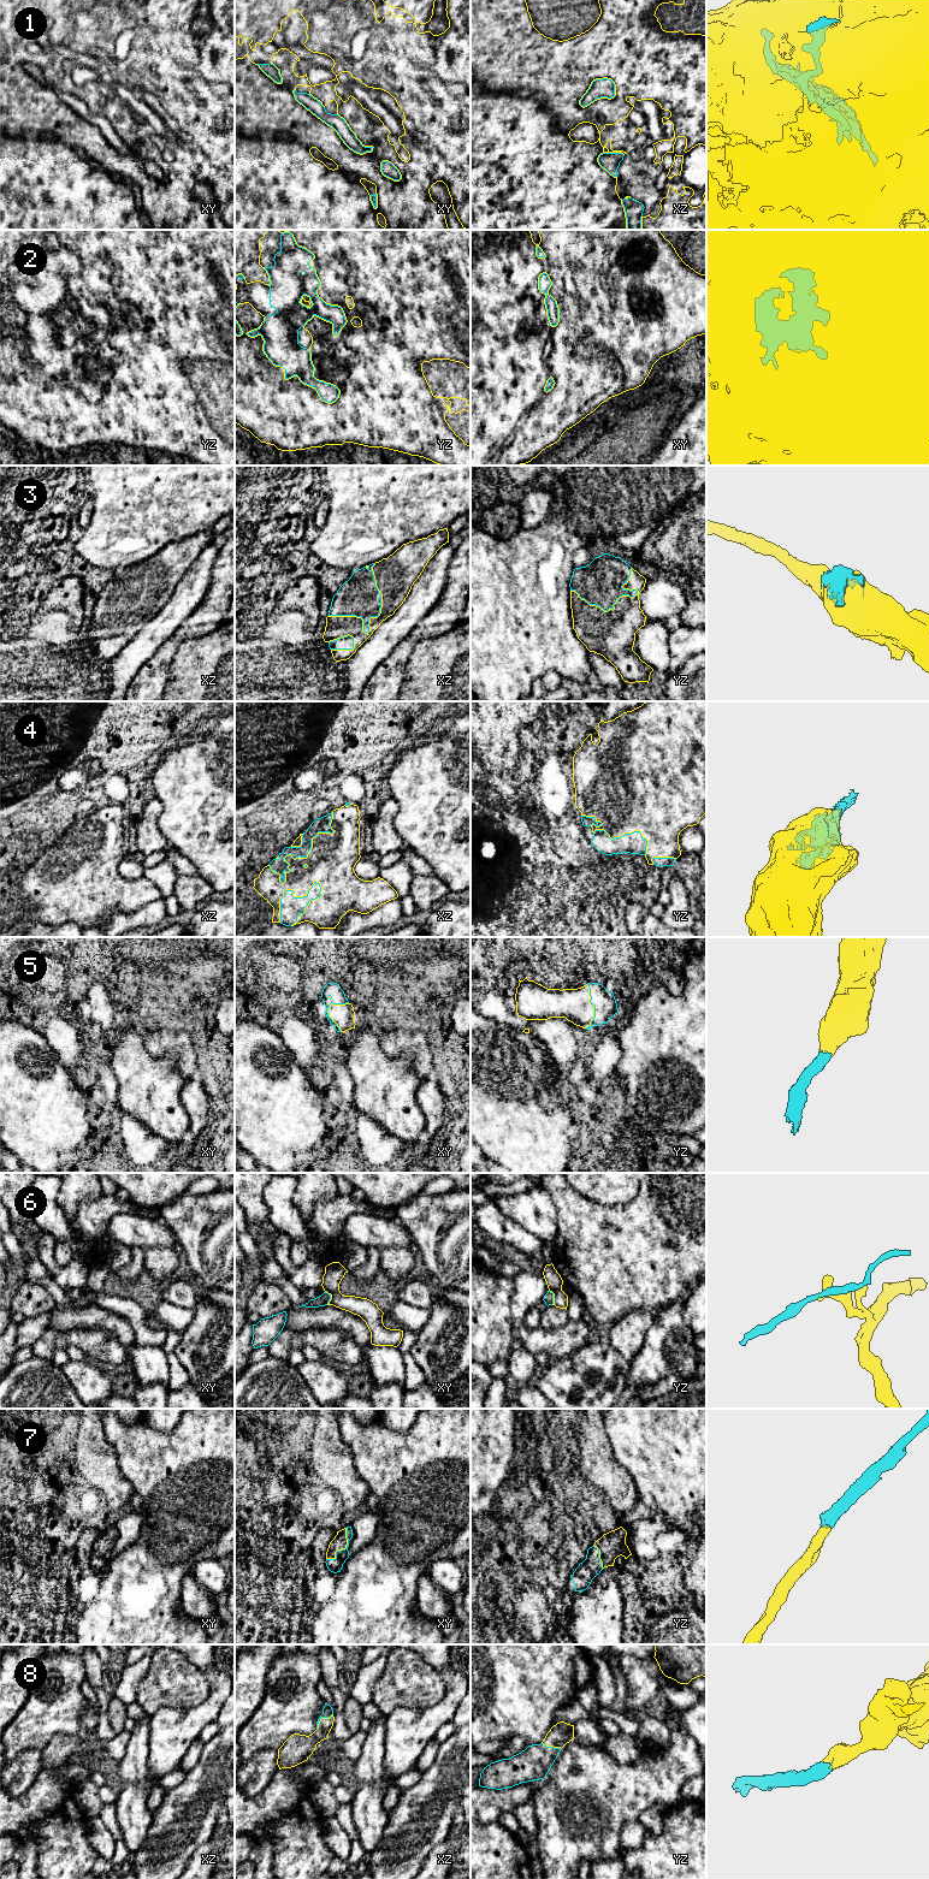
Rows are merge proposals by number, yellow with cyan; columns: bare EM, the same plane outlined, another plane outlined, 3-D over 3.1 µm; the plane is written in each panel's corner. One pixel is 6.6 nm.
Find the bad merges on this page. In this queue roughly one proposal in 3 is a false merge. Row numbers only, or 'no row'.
6

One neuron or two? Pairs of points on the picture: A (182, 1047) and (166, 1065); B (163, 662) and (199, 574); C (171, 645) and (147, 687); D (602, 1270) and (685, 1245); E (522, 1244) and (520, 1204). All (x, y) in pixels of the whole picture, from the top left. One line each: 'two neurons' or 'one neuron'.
A: two neurons
B: two neurons
C: one neuron
D: one neuron
E: two neurons

